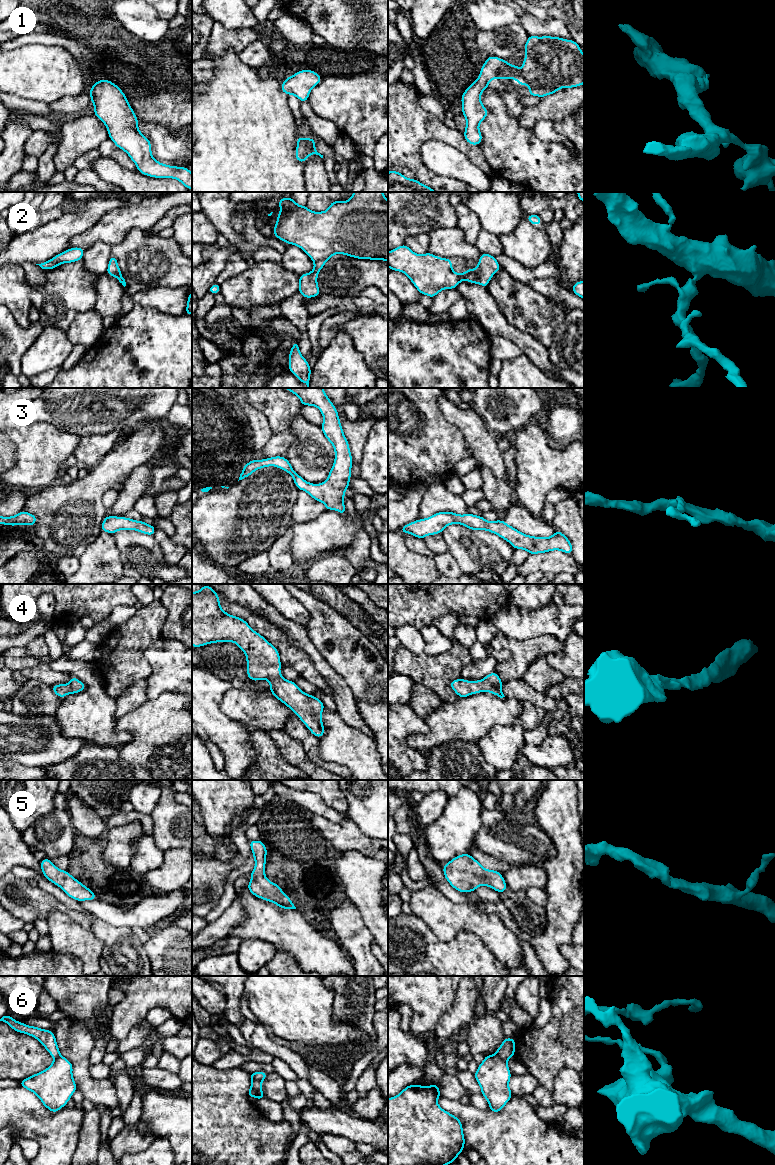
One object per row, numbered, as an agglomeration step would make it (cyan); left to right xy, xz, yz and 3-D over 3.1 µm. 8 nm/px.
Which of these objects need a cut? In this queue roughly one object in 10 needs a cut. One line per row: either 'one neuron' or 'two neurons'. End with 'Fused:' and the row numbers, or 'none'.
1: one neuron
2: one neuron
3: one neuron
4: one neuron
5: one neuron
6: two neurons
Fused: 6

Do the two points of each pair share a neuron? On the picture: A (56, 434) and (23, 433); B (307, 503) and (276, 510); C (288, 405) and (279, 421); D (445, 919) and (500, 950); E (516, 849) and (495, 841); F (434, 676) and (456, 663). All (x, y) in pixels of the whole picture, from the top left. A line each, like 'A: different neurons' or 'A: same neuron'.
A: same neuron
B: different neurons
C: same neuron
D: same neuron
E: same neuron
F: same neuron

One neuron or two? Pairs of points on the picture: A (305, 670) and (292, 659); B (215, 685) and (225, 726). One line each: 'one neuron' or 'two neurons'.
A: one neuron
B: one neuron

